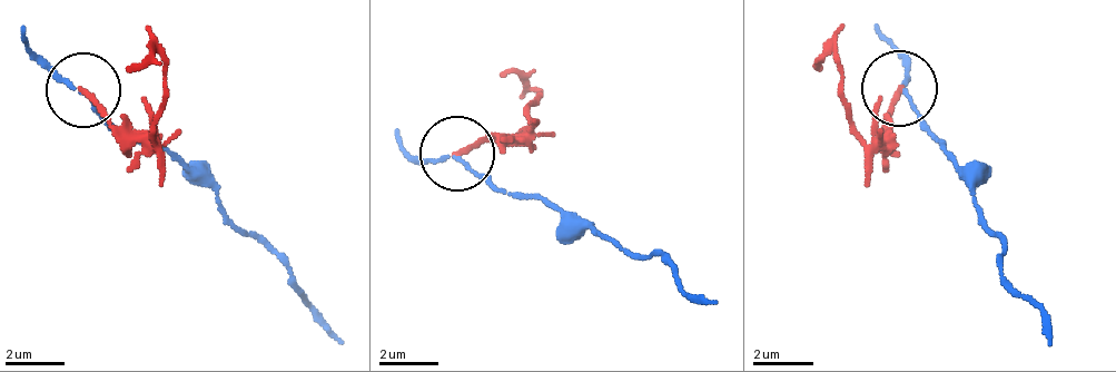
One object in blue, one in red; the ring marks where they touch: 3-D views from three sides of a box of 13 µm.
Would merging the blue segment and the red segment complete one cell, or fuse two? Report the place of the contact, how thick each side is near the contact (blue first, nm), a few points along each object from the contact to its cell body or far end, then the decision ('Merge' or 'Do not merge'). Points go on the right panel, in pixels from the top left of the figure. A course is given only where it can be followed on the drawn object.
Place: (899, 88). Thickness 120 nm (blue) against 190 nm. Course of blue: (900, 90), (946, 143), (1006, 248), (998, 271), (1044, 316), (1052, 346). Course of red: (900, 90), (886, 128), (863, 135), (840, 98), (840, 22). Do not merge

